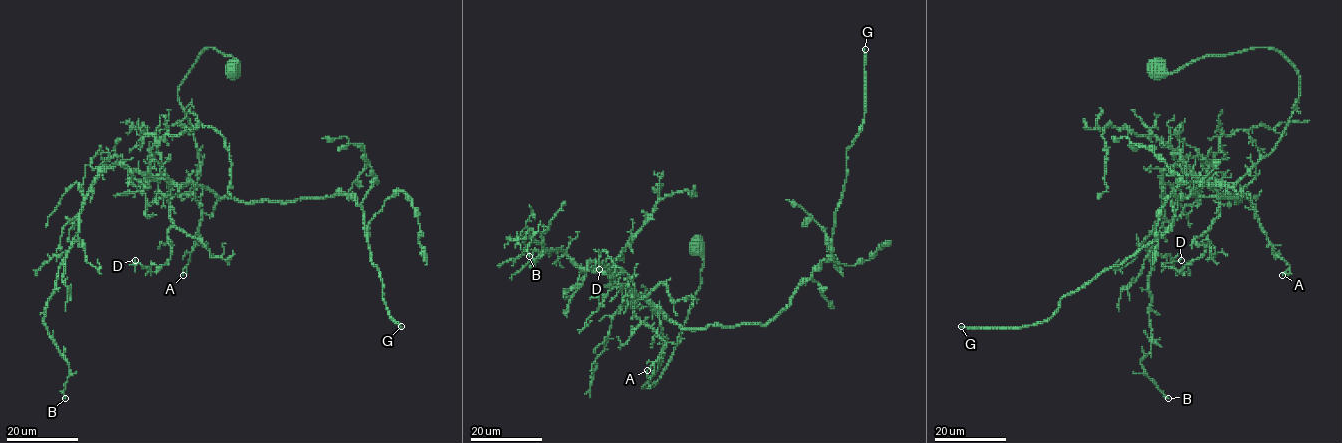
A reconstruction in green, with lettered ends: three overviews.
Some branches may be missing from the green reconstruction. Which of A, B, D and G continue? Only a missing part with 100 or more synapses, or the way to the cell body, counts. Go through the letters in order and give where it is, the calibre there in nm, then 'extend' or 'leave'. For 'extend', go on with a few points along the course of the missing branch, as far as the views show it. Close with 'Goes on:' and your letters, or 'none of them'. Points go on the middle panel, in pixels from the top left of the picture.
A: (647, 370) | 120 nm | leave
B: (529, 256) | 280 nm | leave
D: (599, 269) | 110 nm | leave
G: (865, 49) | 140 nm | extend
Goes on: G

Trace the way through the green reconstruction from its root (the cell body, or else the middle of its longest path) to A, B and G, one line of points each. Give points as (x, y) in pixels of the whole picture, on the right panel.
A: (1157, 68), (1254, 48), (1295, 67), (1277, 146), (1208, 184), (1250, 200), (1282, 275)
B: (1157, 68), (1272, 48), (1299, 76), (1279, 141), (1236, 182), (1180, 164), (1162, 175), (1141, 365), (1168, 398)
G: (1157, 68), (1295, 67), (1277, 146), (1222, 183), (1240, 200), (1179, 198), (1043, 321), (961, 326)

